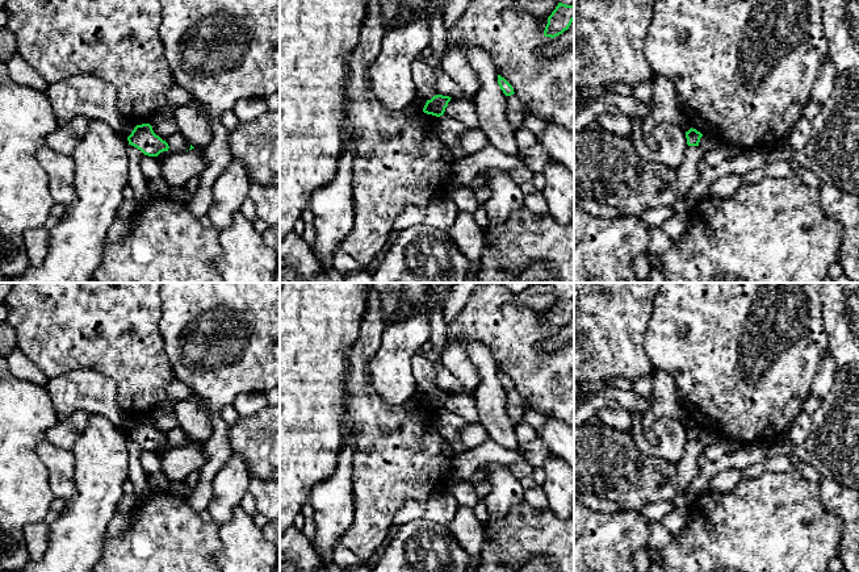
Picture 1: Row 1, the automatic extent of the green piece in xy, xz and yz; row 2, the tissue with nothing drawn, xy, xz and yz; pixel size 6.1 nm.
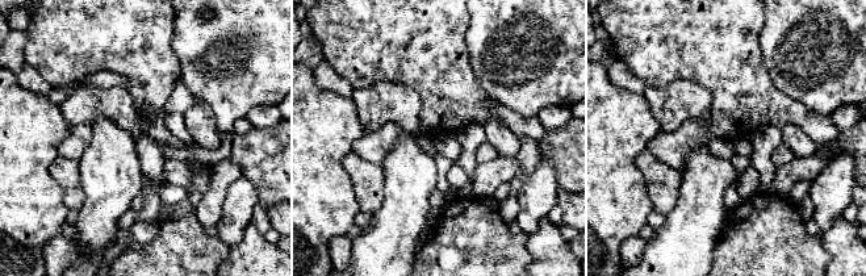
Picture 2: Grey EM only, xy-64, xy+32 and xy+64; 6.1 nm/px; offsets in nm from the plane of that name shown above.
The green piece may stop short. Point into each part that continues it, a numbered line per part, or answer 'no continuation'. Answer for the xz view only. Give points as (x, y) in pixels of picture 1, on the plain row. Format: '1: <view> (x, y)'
no continuation

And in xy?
no continuation

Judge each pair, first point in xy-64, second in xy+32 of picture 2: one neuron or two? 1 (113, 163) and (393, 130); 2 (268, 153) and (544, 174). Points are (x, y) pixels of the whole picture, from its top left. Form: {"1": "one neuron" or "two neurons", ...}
{"1": "two neurons", "2": "two neurons"}

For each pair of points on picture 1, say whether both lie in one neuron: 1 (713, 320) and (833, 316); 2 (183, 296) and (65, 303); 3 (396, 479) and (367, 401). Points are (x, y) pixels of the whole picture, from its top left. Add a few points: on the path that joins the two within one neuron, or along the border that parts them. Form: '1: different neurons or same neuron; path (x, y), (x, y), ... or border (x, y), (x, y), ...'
1: different neurons; border (820, 296), (822, 301), (824, 329), (829, 346)
2: different neurons; border (160, 296), (162, 305), (158, 328)
3: same neuron; path (396, 459), (396, 451), (380, 435), (373, 421)

